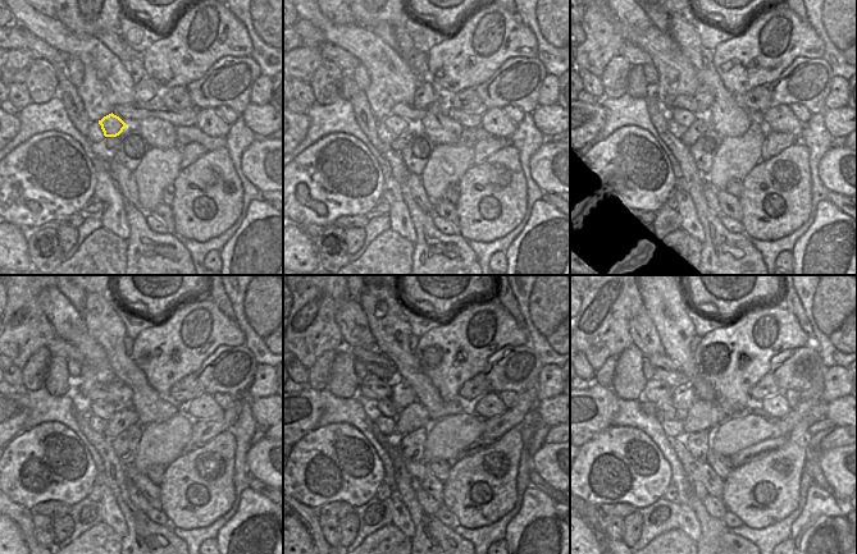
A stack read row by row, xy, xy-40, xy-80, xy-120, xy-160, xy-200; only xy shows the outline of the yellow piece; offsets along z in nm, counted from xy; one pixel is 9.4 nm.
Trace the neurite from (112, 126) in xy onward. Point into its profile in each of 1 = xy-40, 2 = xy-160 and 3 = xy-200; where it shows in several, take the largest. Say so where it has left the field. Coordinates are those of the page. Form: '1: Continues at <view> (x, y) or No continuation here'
1: Continues at xy-40 (395, 124)
2: Continues at xy-160 (386, 407)
3: Continues at xy-200 (665, 406).

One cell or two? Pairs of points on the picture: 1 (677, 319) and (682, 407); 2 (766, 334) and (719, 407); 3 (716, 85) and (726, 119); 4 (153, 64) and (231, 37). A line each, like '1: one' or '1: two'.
1: two
2: one
3: one
4: one

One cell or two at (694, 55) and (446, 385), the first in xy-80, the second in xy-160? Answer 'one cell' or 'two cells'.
two cells

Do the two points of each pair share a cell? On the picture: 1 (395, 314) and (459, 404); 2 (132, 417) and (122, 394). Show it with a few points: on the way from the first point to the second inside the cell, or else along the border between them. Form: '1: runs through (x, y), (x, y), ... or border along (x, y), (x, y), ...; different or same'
1: runs through (392, 340), (409, 372), (432, 395); same
2: border along (130, 404), (117, 408); different

